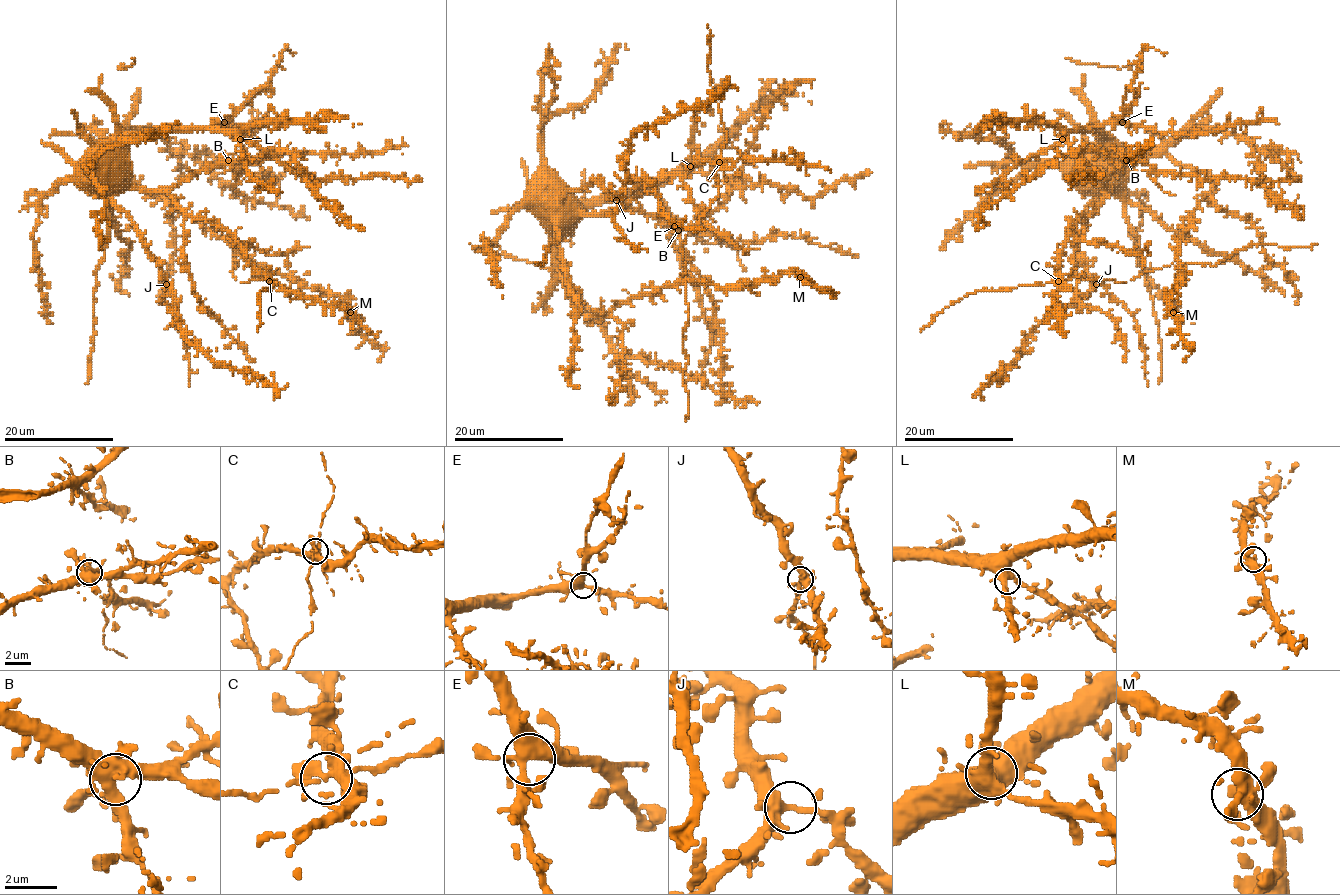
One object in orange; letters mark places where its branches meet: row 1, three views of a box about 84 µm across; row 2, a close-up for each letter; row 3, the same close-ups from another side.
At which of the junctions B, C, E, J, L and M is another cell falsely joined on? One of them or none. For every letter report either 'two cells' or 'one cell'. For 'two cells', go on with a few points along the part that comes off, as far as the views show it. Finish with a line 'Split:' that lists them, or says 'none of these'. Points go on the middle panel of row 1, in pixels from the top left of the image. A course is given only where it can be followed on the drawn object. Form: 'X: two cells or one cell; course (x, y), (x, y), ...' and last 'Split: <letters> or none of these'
B: one cell
C: one cell
E: one cell
J: one cell
L: one cell
M: one cell
Split: none of these

